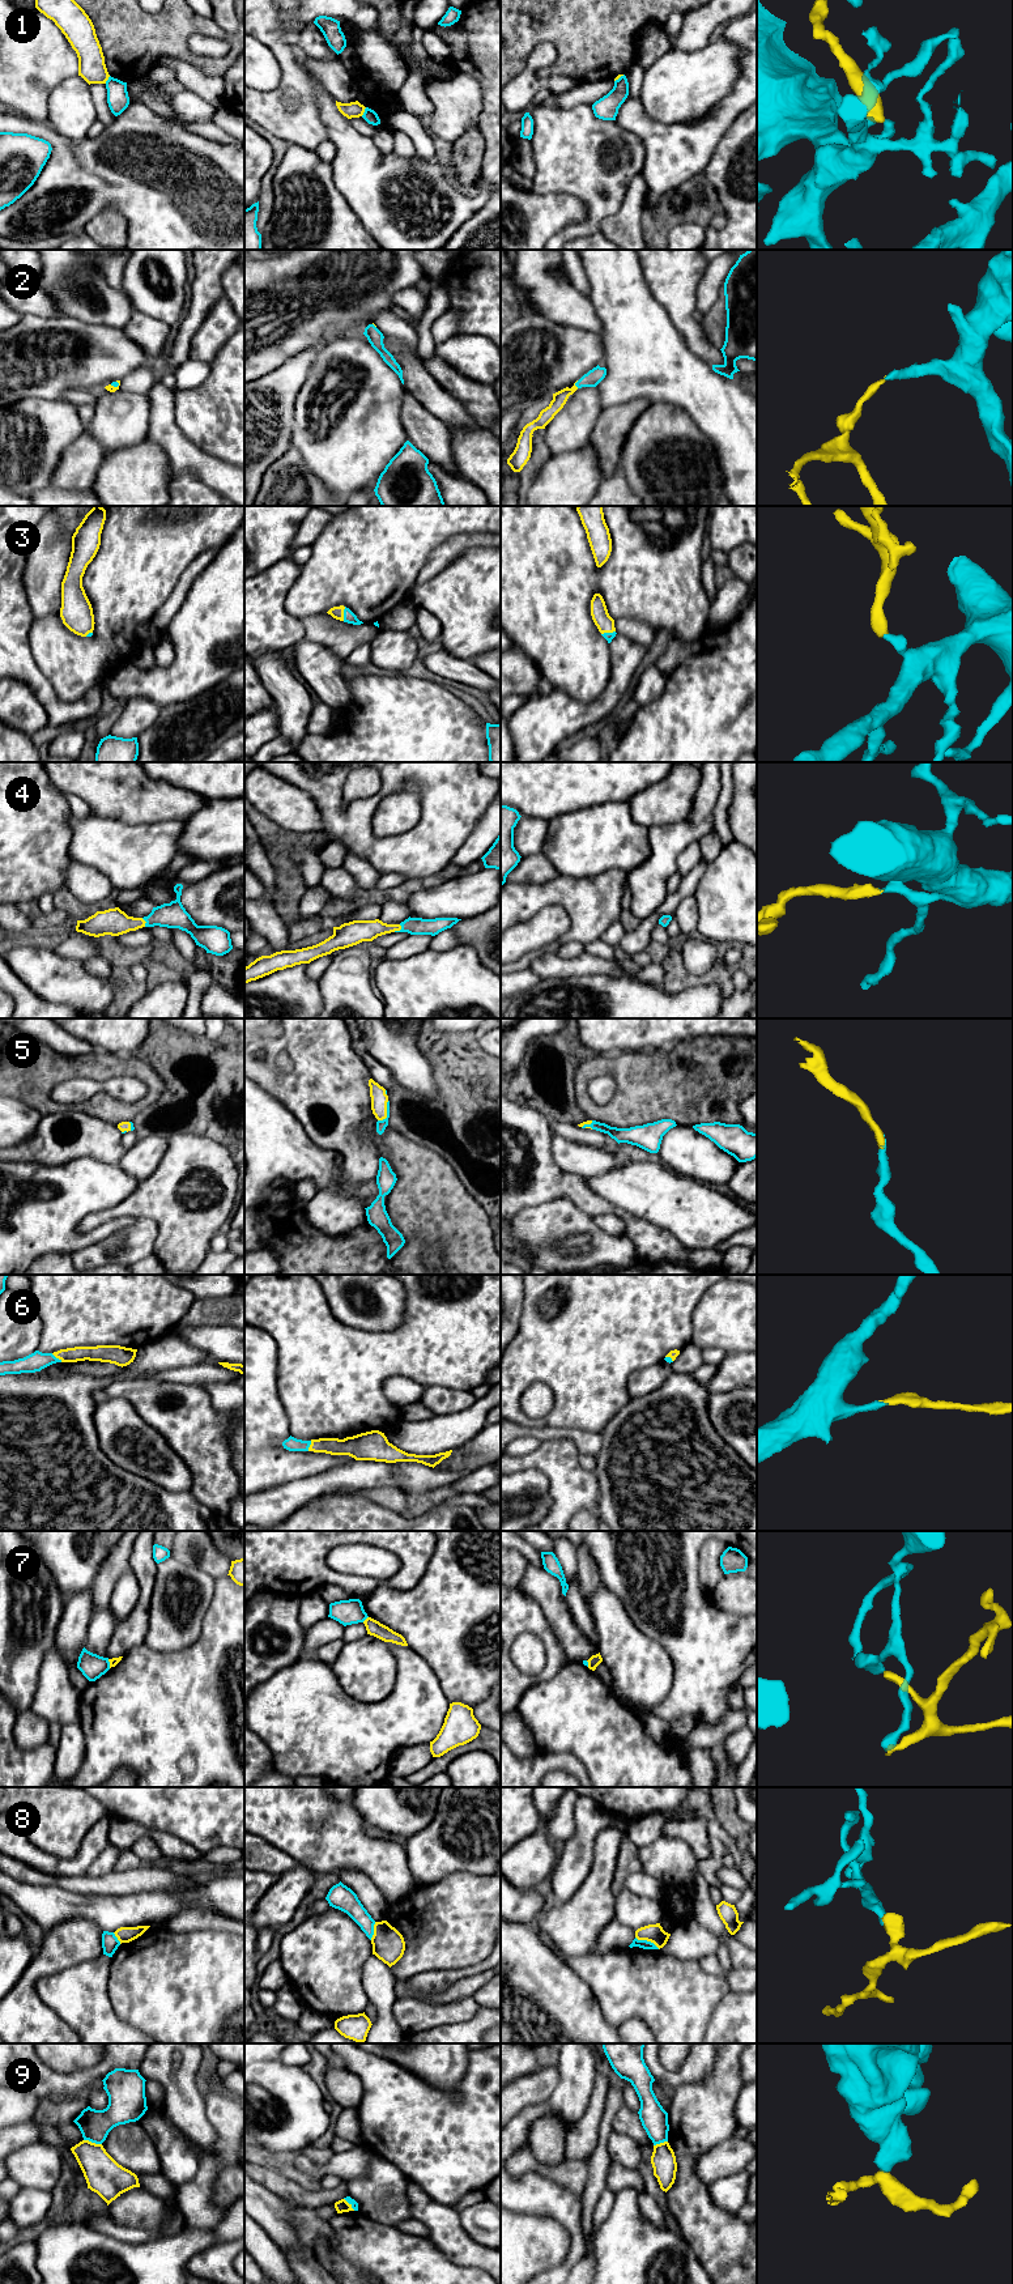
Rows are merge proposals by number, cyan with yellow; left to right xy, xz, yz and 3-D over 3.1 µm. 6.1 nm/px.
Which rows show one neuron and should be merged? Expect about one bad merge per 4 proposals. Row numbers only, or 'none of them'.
2, 3, 4, 5, 6

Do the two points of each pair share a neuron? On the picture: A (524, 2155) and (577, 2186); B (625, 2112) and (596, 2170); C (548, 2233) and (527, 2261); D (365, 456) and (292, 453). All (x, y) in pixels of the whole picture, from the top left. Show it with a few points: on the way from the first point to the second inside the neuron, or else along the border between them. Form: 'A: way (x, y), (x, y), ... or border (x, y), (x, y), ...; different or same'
A: way (537, 2166), (564, 2173); same
B: border (624, 2104), (613, 2119), (612, 2130); different
C: way (541, 2240), (527, 2254); same
D: border (292, 442), (305, 464), (318, 477); different

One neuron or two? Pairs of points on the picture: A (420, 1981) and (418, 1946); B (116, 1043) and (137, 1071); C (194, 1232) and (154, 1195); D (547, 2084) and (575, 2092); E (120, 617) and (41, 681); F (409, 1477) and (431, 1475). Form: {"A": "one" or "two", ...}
{"A": "two", "B": "two", "C": "one", "D": "two", "E": "two", "F": "one"}

